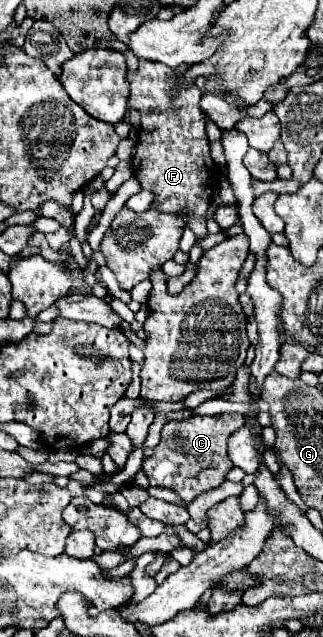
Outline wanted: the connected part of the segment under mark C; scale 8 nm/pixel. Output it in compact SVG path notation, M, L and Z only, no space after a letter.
M243 414L195 416L183 422L167 422L161 430L161 442L155 454L145 462L151 486L175 490L183 500L193 500L201 492L213 490L225 482L233 464L227 458L227 438L243 426Z

